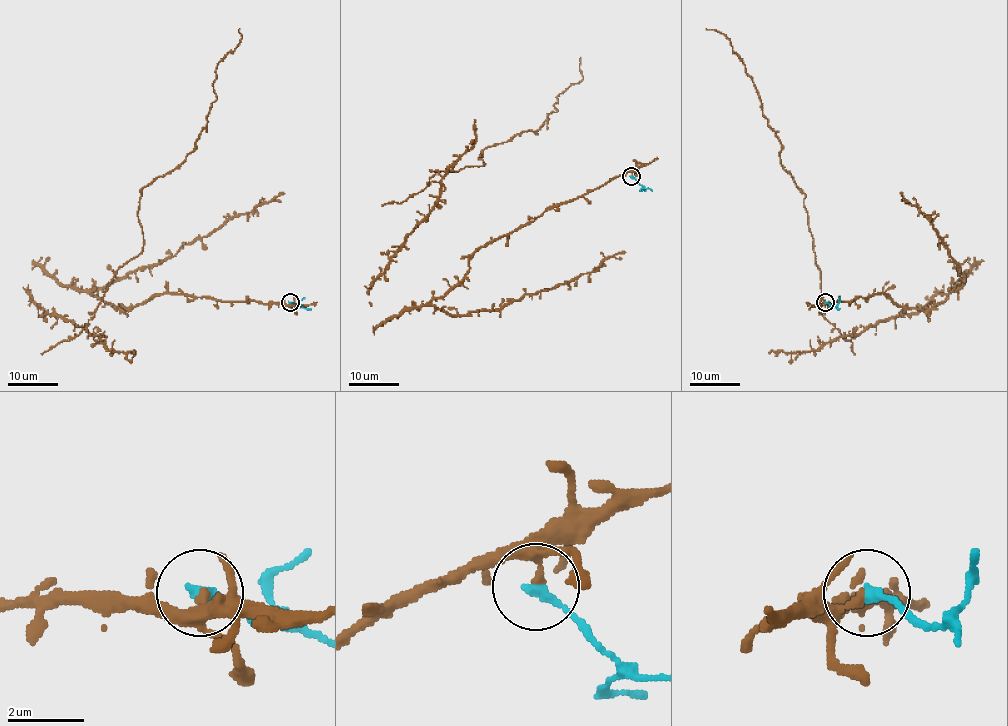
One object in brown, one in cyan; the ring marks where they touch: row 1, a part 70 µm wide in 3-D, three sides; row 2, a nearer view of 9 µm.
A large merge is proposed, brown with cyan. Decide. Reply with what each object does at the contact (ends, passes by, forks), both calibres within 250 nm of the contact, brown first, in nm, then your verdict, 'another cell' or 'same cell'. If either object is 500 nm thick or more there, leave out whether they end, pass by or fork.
brown ends there; cyan ends there; 240 nm thick on the brown side, 320 nm on the other; another cell

